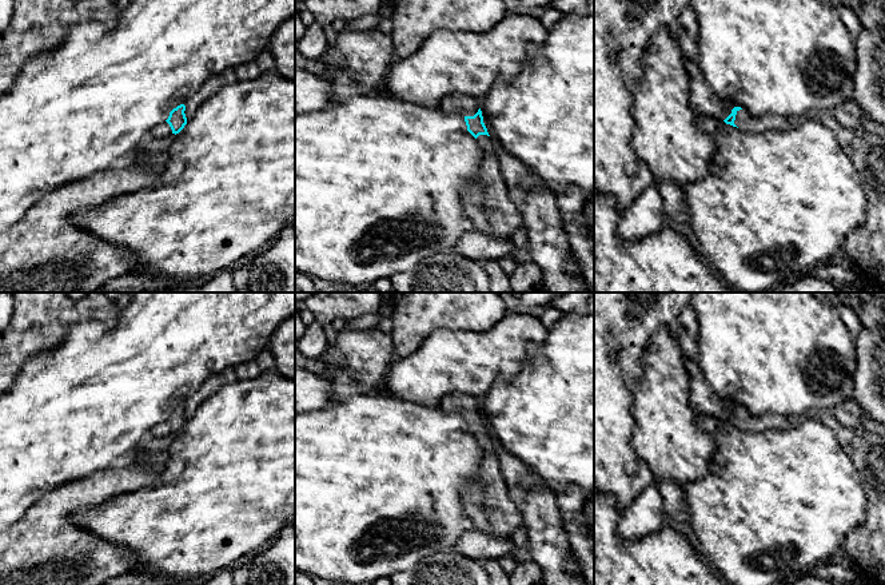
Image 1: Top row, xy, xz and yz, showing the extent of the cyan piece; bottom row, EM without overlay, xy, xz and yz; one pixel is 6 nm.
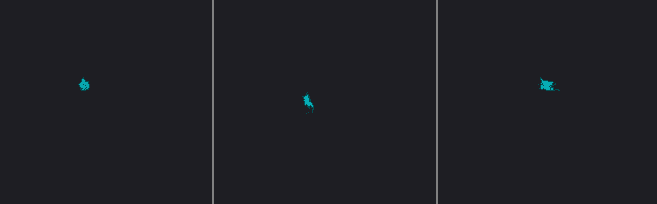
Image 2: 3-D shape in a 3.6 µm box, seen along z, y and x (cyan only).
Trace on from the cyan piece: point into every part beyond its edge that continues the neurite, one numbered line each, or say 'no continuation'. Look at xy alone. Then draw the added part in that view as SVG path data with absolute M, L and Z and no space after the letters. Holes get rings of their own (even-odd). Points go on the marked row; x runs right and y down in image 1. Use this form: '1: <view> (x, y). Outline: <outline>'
1: xy (163, 130). Outline: M167 122L155 126L150 131L150 136L155 138L155 139L166 139L171 134L172 134L172 130L171 130L171 127L170 127L170 124Z

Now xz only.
1: xz (461, 104). Outline: M453 93L447 95L440 102L438 108L445 111L446 114L457 114L465 118L474 116L479 110L479 104L478 100L473 96L463 93Z
2: xz (493, 213). Outline: M479 135L477 142L485 154L481 166L482 186L478 190L478 199L467 207L467 214L474 224L474 231L510 240L511 235L523 227L522 215L509 198L493 139Z

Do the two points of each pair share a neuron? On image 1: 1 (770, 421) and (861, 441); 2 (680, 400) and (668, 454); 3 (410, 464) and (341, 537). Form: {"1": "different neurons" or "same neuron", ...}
{"1": "same neuron", "2": "same neuron", "3": "same neuron"}

